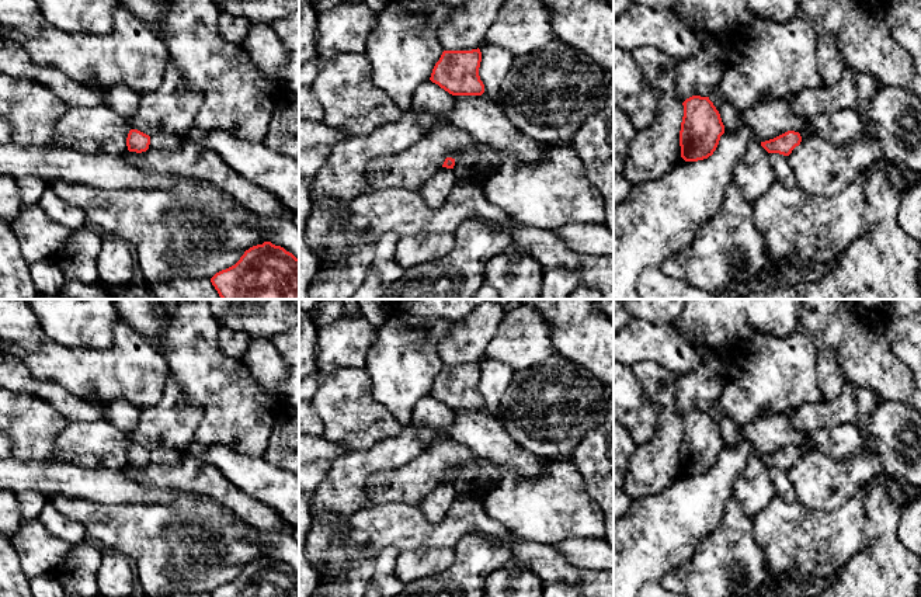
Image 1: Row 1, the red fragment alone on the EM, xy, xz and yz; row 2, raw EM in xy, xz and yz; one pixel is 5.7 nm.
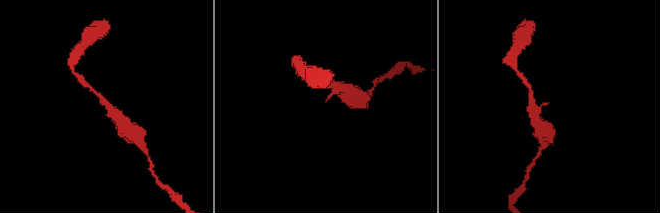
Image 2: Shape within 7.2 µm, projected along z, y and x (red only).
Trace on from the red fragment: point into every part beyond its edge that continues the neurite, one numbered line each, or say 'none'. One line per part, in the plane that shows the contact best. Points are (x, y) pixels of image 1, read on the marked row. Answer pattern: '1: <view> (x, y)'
1: xz (434, 191)

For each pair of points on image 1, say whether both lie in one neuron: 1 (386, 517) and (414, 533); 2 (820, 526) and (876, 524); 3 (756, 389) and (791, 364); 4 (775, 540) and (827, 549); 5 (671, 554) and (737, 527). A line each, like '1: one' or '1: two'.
1: one
2: two
3: one
4: one
5: two

